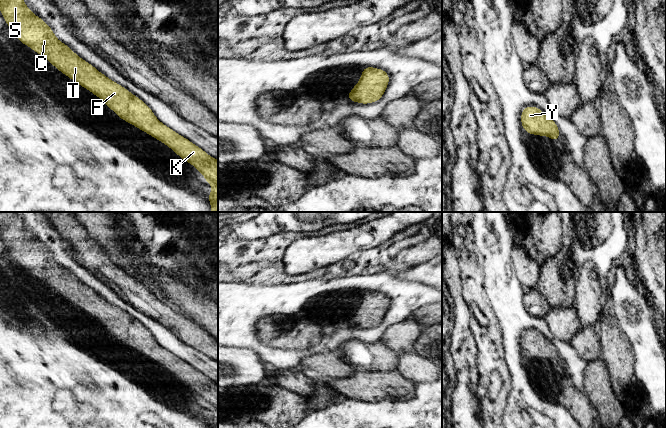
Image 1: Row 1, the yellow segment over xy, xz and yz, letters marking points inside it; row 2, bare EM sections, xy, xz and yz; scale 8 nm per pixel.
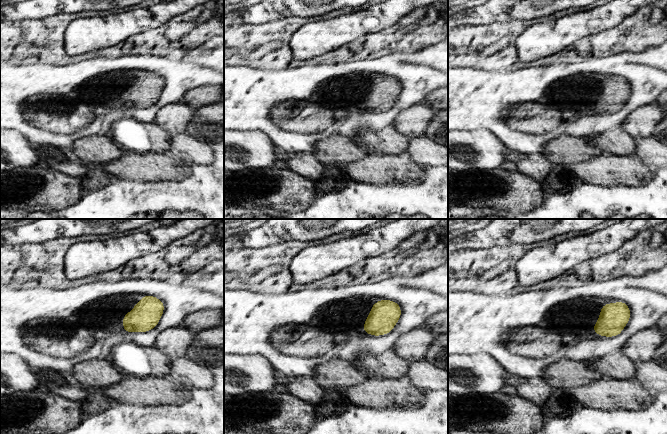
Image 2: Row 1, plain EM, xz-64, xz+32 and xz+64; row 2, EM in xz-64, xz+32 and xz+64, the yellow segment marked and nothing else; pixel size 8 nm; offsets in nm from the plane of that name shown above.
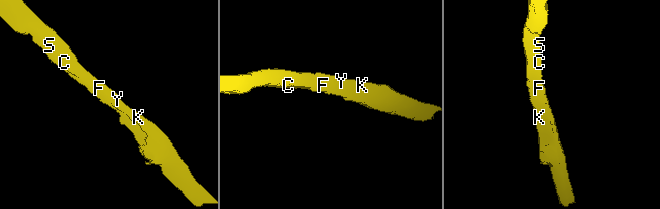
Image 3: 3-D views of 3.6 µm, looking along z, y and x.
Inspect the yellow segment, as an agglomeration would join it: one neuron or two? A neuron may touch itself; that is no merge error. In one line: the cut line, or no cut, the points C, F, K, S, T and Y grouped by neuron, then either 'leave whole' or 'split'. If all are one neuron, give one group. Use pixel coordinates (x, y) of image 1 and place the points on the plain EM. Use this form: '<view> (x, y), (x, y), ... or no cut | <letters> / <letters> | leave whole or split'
no cut | C F K S T Y | leave whole

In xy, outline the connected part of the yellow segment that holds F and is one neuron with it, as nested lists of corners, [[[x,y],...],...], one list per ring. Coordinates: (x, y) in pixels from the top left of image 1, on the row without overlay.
[[[0,212],[0,235],[19,267],[29,270],[34,276],[45,281],[57,294],[69,301],[75,307],[86,312],[95,320],[99,321],[118,341],[129,348],[144,355],[158,365],[164,367],[173,374],[179,381],[192,388],[199,395],[214,415],[208,417],[208,424],[211,428],[218,428],[218,384],[211,381],[200,371],[179,359],[173,353],[160,346],[152,333],[140,322],[132,318],[120,308],[98,295],[89,286],[83,284],[68,269],[60,266],[50,250],[36,240],[29,231],[25,229],[23,220],[12,212]]]

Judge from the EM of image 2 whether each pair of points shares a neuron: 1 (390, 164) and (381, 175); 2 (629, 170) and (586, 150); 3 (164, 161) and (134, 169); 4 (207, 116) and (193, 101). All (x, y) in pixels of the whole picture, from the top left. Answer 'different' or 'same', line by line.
1: same
2: different
3: same
4: different

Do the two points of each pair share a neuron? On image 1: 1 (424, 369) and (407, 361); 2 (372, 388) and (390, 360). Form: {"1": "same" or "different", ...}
{"1": "same", "2": "different"}

